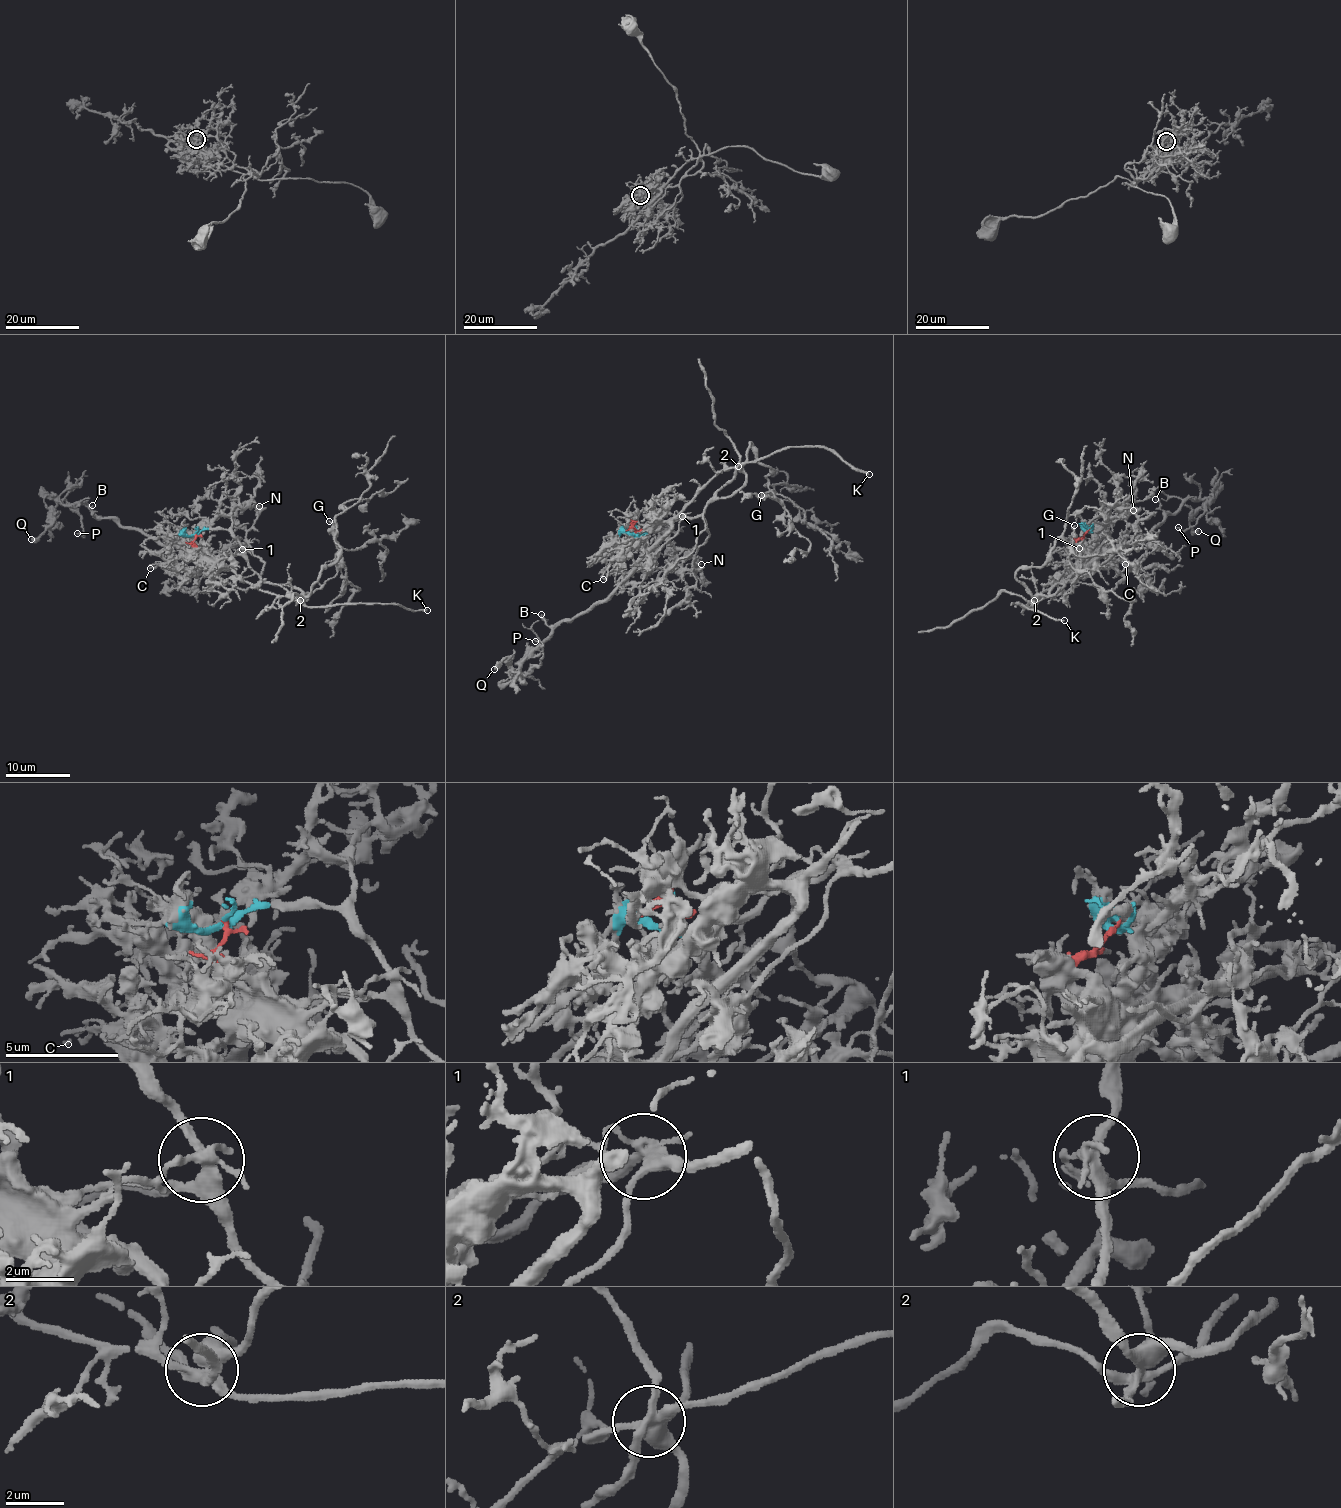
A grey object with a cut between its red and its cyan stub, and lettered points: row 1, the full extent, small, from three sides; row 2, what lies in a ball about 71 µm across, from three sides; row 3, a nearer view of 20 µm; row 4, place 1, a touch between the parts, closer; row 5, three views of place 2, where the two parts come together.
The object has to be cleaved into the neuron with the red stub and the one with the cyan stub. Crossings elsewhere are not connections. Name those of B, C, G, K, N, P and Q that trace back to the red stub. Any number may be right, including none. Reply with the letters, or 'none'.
B, C, K, P, Q

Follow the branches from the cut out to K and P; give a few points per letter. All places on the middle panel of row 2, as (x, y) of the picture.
K: (635, 532), (636, 521), (666, 522), (714, 477), (787, 447), (828, 447), (869, 475)
P: (635, 532), (636, 521), (670, 526), (615, 590), (536, 646), (520, 664), (523, 676), (540, 664), (534, 640)

